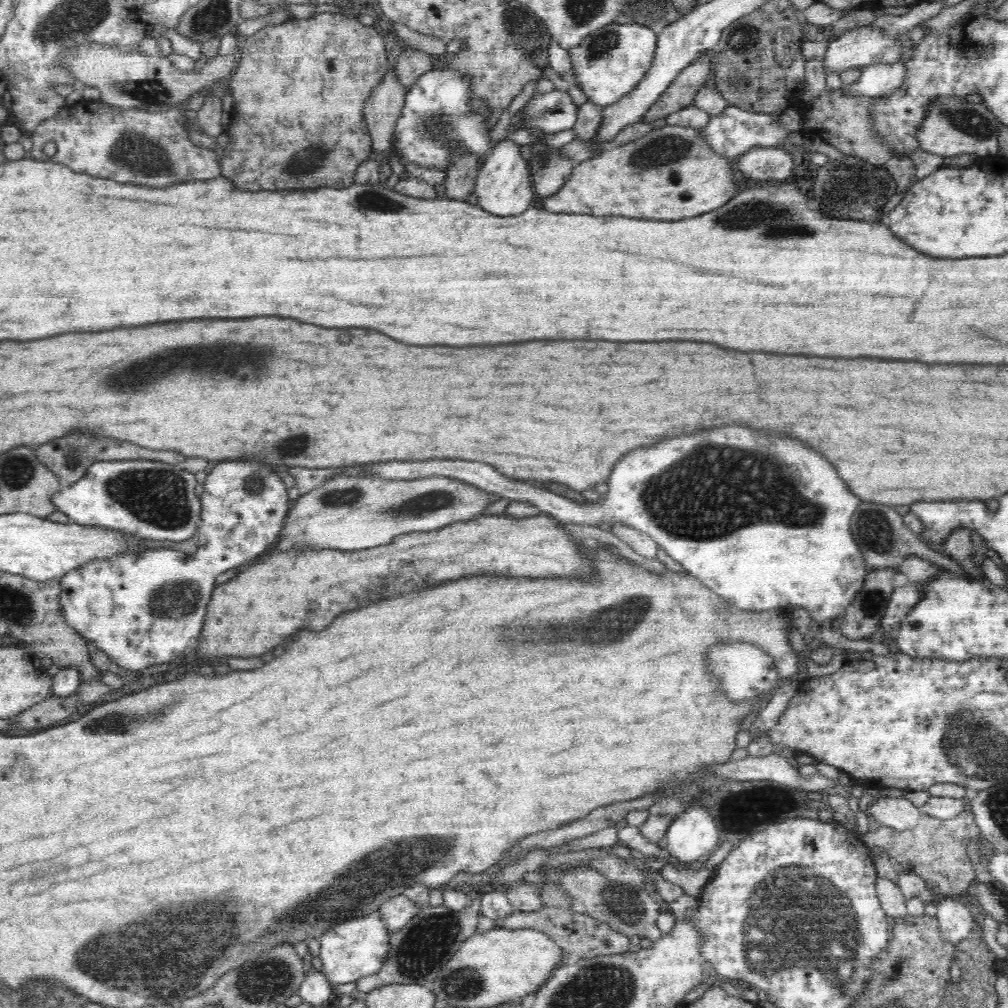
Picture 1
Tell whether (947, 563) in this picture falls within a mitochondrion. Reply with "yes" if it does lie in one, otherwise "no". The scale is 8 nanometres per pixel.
no

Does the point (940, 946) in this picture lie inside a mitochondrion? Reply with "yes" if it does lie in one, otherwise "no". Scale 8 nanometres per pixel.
no

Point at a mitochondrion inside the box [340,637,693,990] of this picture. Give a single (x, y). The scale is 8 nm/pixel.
(423, 947)

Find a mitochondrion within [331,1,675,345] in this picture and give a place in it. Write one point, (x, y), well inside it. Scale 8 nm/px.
(529, 36)

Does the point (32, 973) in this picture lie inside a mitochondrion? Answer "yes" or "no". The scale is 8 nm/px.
yes

